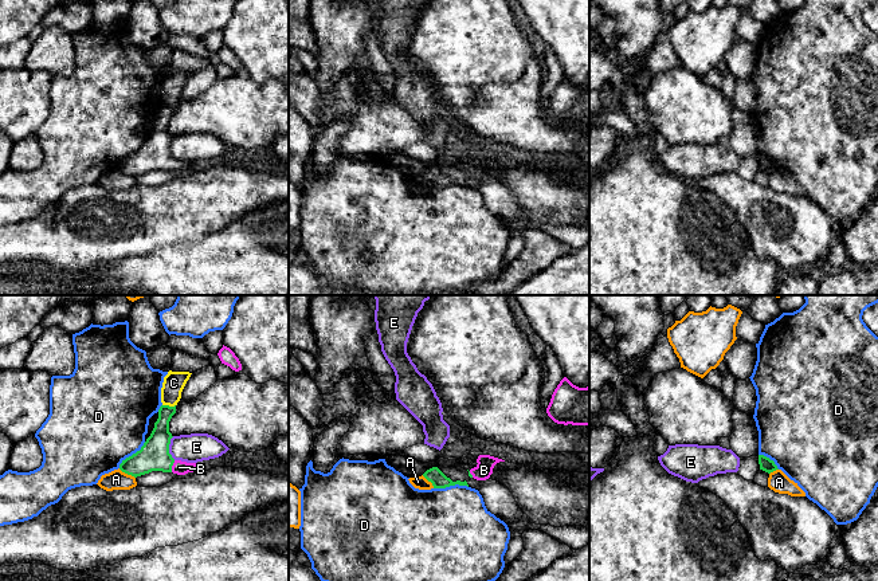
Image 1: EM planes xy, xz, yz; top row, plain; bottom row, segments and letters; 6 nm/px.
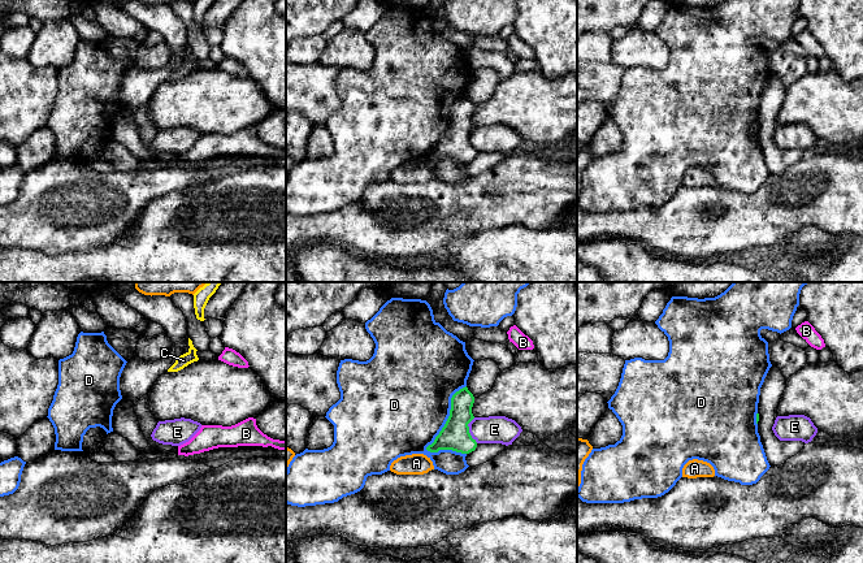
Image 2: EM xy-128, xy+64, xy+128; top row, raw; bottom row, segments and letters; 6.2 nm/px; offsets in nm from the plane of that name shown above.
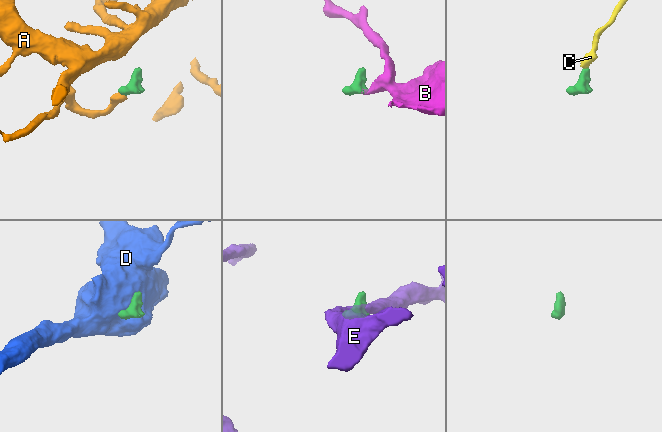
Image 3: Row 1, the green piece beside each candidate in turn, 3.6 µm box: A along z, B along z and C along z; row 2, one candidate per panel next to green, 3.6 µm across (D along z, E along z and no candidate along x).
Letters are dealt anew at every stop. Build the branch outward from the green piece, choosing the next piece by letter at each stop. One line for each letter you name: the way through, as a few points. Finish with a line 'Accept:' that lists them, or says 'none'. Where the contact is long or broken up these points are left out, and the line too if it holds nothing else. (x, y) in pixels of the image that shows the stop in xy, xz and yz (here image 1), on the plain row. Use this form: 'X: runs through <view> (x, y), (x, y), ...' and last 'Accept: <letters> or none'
B: runs through xy (153, 154), (172, 164), (179, 167)
Accept: B

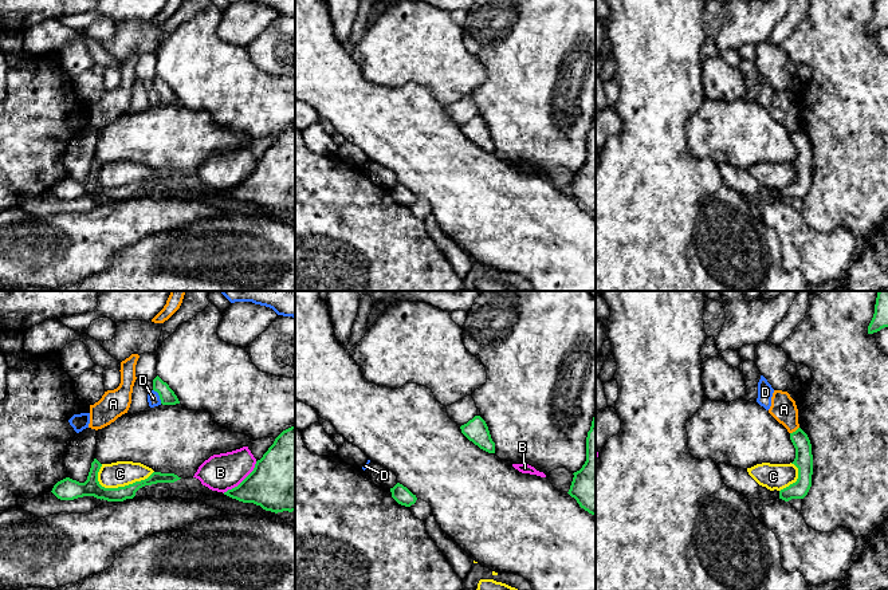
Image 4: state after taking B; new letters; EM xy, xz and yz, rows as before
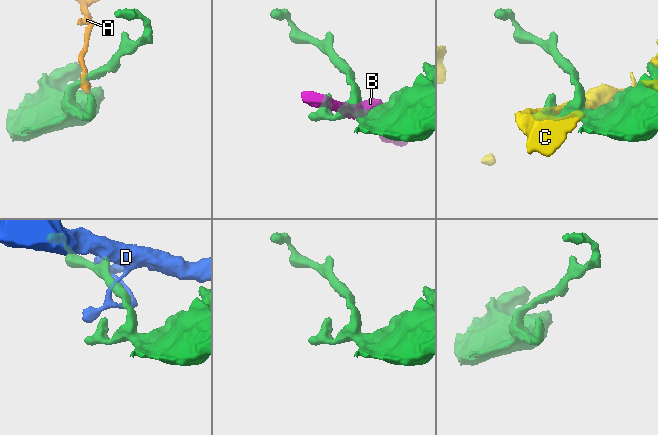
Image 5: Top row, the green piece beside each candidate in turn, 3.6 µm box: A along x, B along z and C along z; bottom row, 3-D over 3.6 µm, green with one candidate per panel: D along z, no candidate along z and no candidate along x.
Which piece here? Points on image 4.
Accept: none

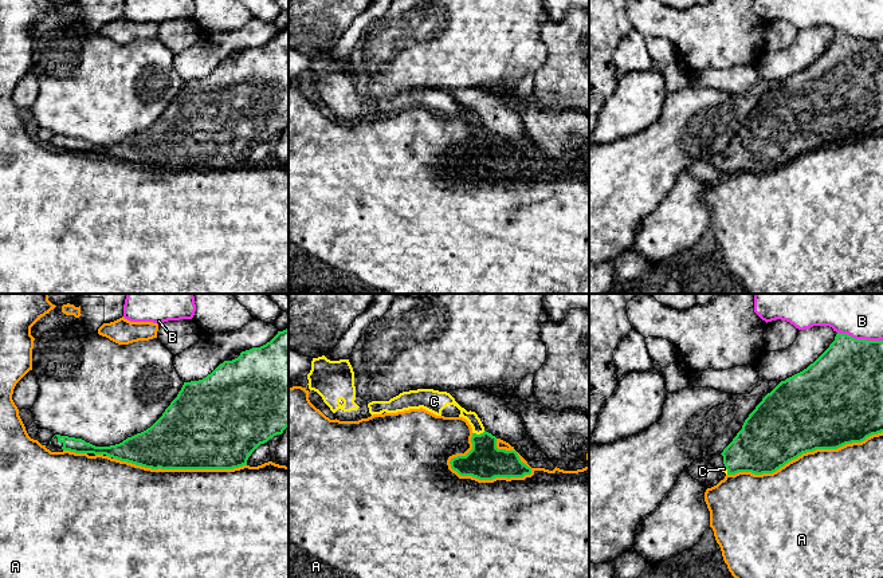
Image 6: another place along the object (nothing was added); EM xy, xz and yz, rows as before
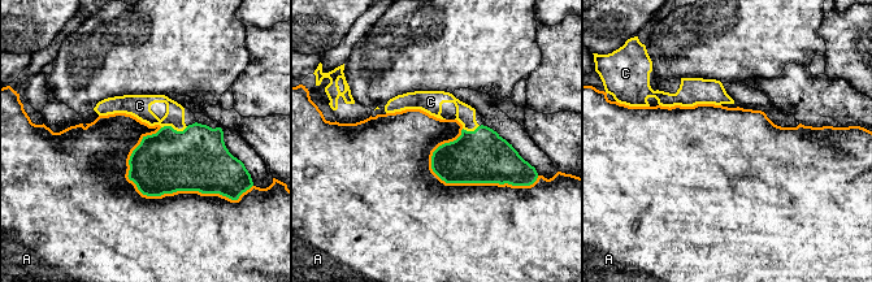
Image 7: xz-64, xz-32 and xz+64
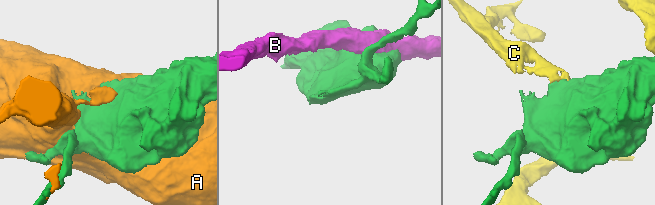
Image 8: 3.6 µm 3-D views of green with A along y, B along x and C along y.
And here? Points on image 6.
Accept: C

